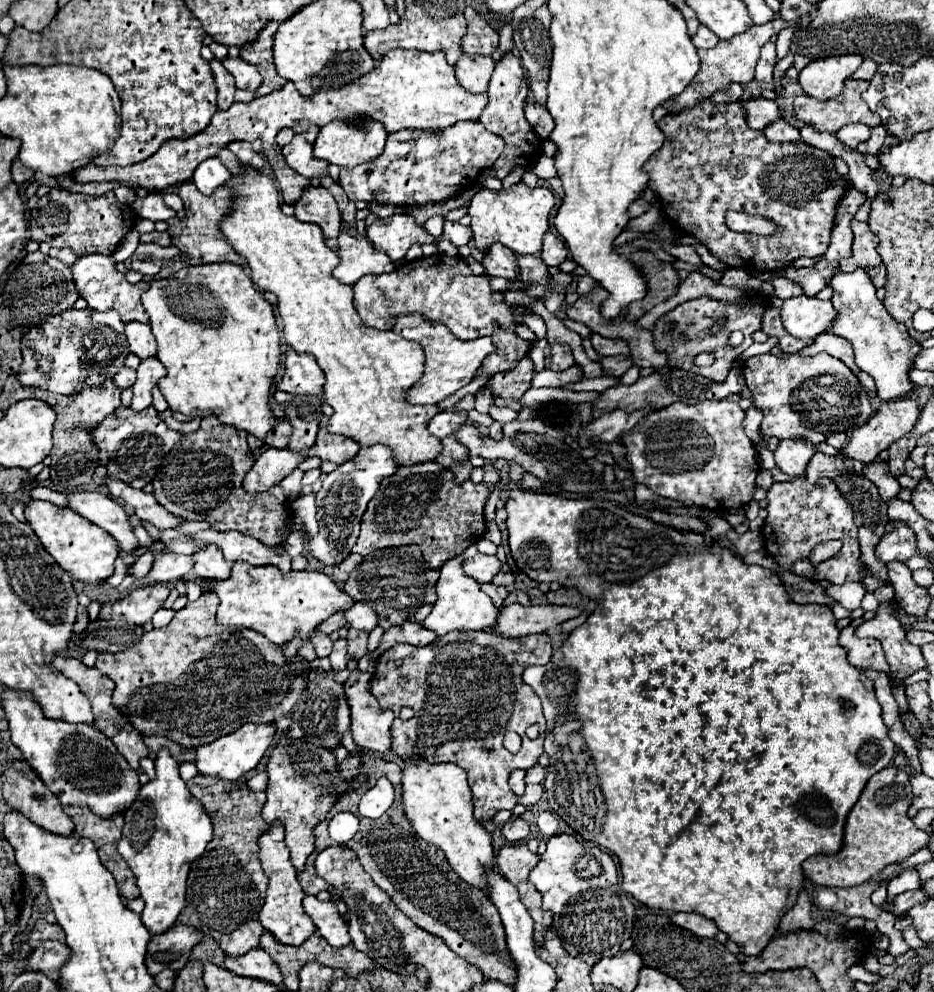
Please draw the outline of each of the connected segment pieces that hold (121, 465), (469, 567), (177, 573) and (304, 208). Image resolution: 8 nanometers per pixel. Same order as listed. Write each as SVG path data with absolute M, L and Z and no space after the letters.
M121 407L119 415L113 415L111 419L107 419L107 423L101 423L95 429L93 439L99 449L107 449L111 455L107 465L107 477L123 481L133 489L143 489L155 477L163 455L167 455L167 451L171 451L171 447L181 439L181 433L167 429L167 425L159 419L159 413L153 407L147 407L147 411L141 413Z
M477 553L473 559L467 559L463 563L463 571L477 583L491 583L491 579L501 571L501 563L495 555Z
M155 551L155 563L145 577L147 583L167 583L185 577L193 567L193 559L187 555L171 555L167 551Z
M307 187L299 203L295 203L295 217L321 227L325 241L333 241L341 233L341 213L333 195L325 187Z

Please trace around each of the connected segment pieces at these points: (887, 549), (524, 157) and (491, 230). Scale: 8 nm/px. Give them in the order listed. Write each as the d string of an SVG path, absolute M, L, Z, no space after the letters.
M899 525L893 533L885 533L879 545L875 547L877 557L883 563L889 561L907 561L915 555L917 549L917 539L915 533L909 525Z
M505 55L495 65L495 71L493 71L493 77L491 77L491 83L489 83L489 91L487 91L489 103L479 117L479 121L487 127L487 131L503 137L503 141L505 141L505 149L493 165L499 179L507 177L515 165L533 167L535 159L541 155L541 139L523 115L523 103L527 99L527 93L529 93L529 85L527 85L525 71L523 71L519 59L515 55Z
M517 183L511 189L501 191L481 189L469 205L471 229L475 233L477 247L487 253L493 243L503 243L517 255L541 253L541 243L545 233L549 231L549 213L553 205L555 197L545 187L529 189L525 183Z

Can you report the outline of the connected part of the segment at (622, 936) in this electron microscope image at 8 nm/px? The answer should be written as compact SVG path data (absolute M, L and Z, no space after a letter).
M565 833L553 835L547 841L547 851L533 867L529 881L543 895L543 909L553 913L553 929L569 955L595 965L601 957L617 955L621 943L631 937L635 923L633 899L619 887L613 857L595 843L577 841Z

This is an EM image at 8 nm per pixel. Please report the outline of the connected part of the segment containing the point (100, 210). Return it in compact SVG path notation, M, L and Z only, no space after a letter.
M53 189L41 197L29 215L29 237L37 243L49 243L51 247L69 247L77 255L111 255L123 235L135 225L135 213L129 205L119 203L115 193L109 191L101 197L83 193L69 193L65 189Z

